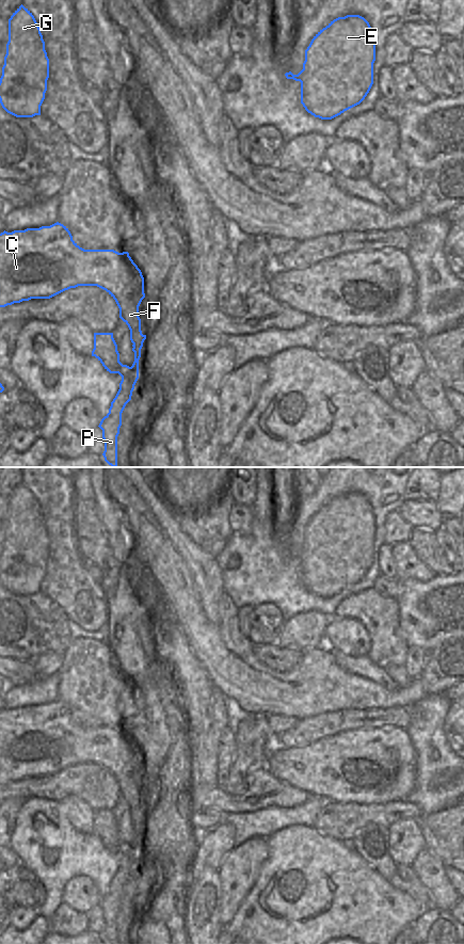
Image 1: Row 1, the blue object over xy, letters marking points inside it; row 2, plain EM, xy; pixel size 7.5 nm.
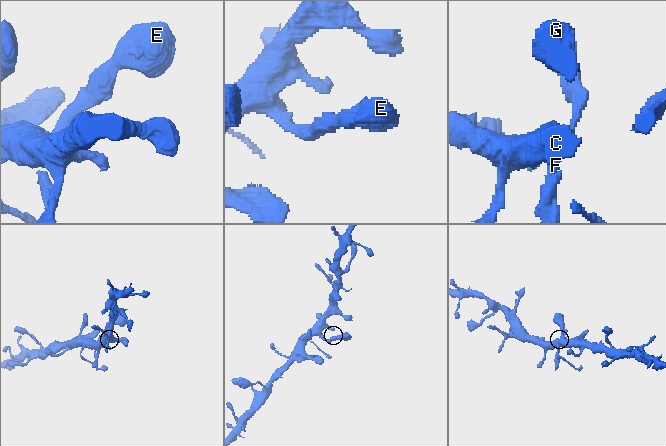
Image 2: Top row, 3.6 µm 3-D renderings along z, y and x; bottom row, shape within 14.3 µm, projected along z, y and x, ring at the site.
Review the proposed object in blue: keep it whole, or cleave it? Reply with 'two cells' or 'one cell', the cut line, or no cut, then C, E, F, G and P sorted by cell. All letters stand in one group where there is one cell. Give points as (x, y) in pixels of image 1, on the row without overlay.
two cells; cut in xy along (134, 829), (140, 830); C E F G / P

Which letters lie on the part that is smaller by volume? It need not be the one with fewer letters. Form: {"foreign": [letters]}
{"foreign": ["P"]}

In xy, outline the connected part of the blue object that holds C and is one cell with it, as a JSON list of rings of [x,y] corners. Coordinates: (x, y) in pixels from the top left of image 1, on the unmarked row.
[[[57,700],[50,704],[27,706],[25,708],[3,709],[0,711],[0,785],[31,777],[50,777],[65,768],[78,764],[97,764],[106,768],[119,786],[119,796],[130,807],[132,829],[141,830],[146,813],[141,809],[139,784],[145,775],[144,755],[128,730],[118,731],[114,727],[84,727],[74,718],[66,704]]]

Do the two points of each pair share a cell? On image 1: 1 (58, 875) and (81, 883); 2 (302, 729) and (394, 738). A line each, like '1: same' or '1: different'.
1: different
2: different

